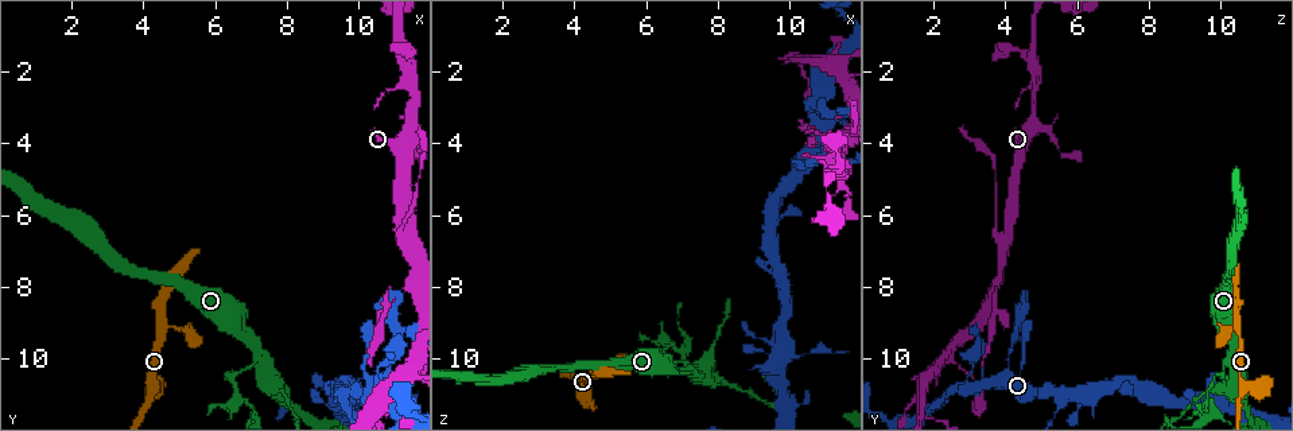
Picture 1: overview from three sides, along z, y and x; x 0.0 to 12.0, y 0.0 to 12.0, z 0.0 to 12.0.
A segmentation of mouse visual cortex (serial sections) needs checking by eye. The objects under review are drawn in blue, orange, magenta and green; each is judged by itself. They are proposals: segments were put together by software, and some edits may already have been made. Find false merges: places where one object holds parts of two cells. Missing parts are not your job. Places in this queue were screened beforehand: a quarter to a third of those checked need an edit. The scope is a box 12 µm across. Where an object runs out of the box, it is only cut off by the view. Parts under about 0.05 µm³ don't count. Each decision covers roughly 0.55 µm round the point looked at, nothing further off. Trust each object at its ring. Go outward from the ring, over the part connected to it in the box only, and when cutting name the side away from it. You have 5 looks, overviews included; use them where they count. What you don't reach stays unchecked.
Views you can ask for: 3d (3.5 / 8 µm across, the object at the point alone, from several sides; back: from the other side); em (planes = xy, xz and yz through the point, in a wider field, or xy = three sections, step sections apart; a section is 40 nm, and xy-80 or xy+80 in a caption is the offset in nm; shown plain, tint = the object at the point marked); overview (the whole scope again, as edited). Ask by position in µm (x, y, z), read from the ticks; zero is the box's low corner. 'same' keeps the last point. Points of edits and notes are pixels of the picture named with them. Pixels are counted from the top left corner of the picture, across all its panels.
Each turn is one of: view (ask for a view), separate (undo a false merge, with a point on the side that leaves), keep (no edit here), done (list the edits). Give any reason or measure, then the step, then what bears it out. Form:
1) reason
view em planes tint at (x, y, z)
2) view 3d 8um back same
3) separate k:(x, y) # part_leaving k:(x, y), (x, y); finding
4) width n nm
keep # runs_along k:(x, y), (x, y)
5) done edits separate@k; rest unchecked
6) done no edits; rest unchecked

calibre changes
view 3d 3.5um at (10.9, 8.3, 3.8)

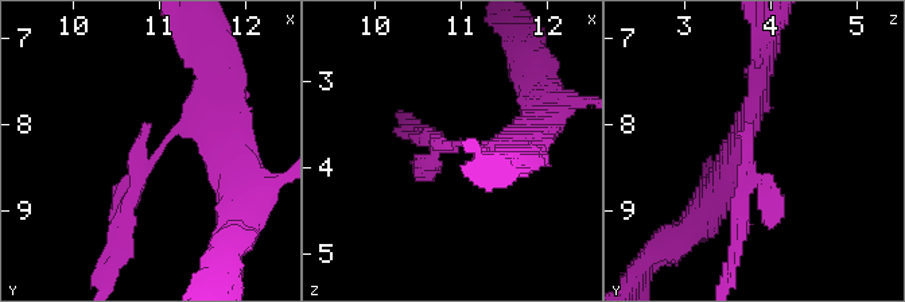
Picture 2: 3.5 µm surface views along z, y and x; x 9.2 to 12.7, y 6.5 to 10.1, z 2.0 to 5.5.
view em xy step 3 tint at (10.95, 8.30, 3.75)

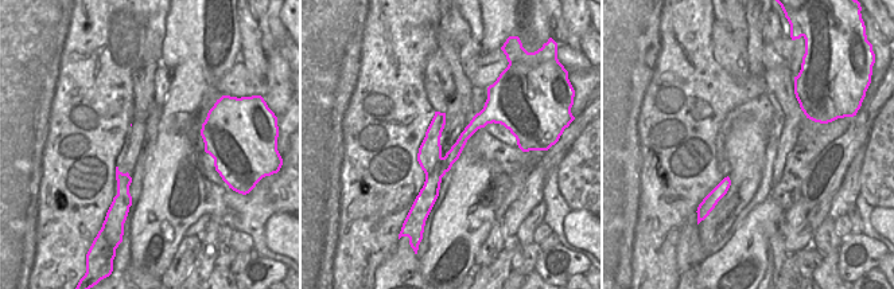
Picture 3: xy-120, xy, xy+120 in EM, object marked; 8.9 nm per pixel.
separate 2:(127, 225) # border 3:(443, 157), (436, 168), (440, 180); two cells meet here

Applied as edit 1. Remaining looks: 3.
three-way junction
view 3d 3.5um at (7.3, 10.0, 10.3)

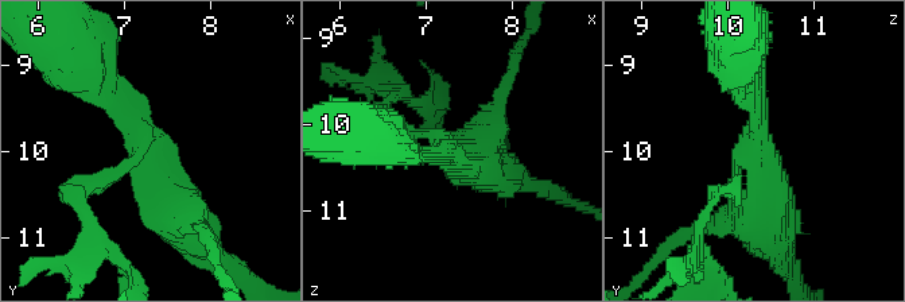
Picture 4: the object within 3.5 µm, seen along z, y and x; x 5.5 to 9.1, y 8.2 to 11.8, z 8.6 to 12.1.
arms 3; arm_widths 150, 250, 600 nm; shape alone is not enough
view em xy step 1 tint at (7.25, 10.00, 10.30)

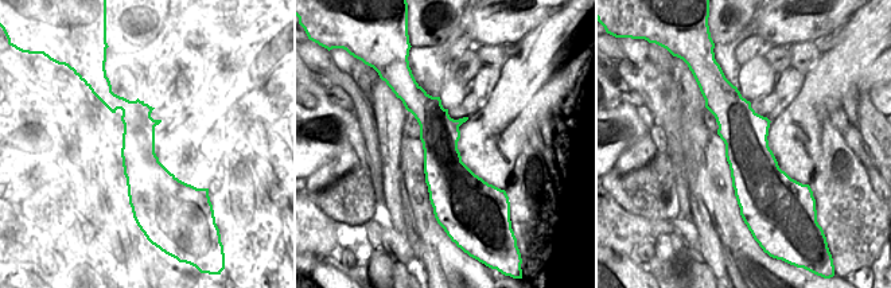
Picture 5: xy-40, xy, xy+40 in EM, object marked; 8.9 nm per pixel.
keep # one cell here

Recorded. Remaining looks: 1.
done edits separate@2; rest unchecked

